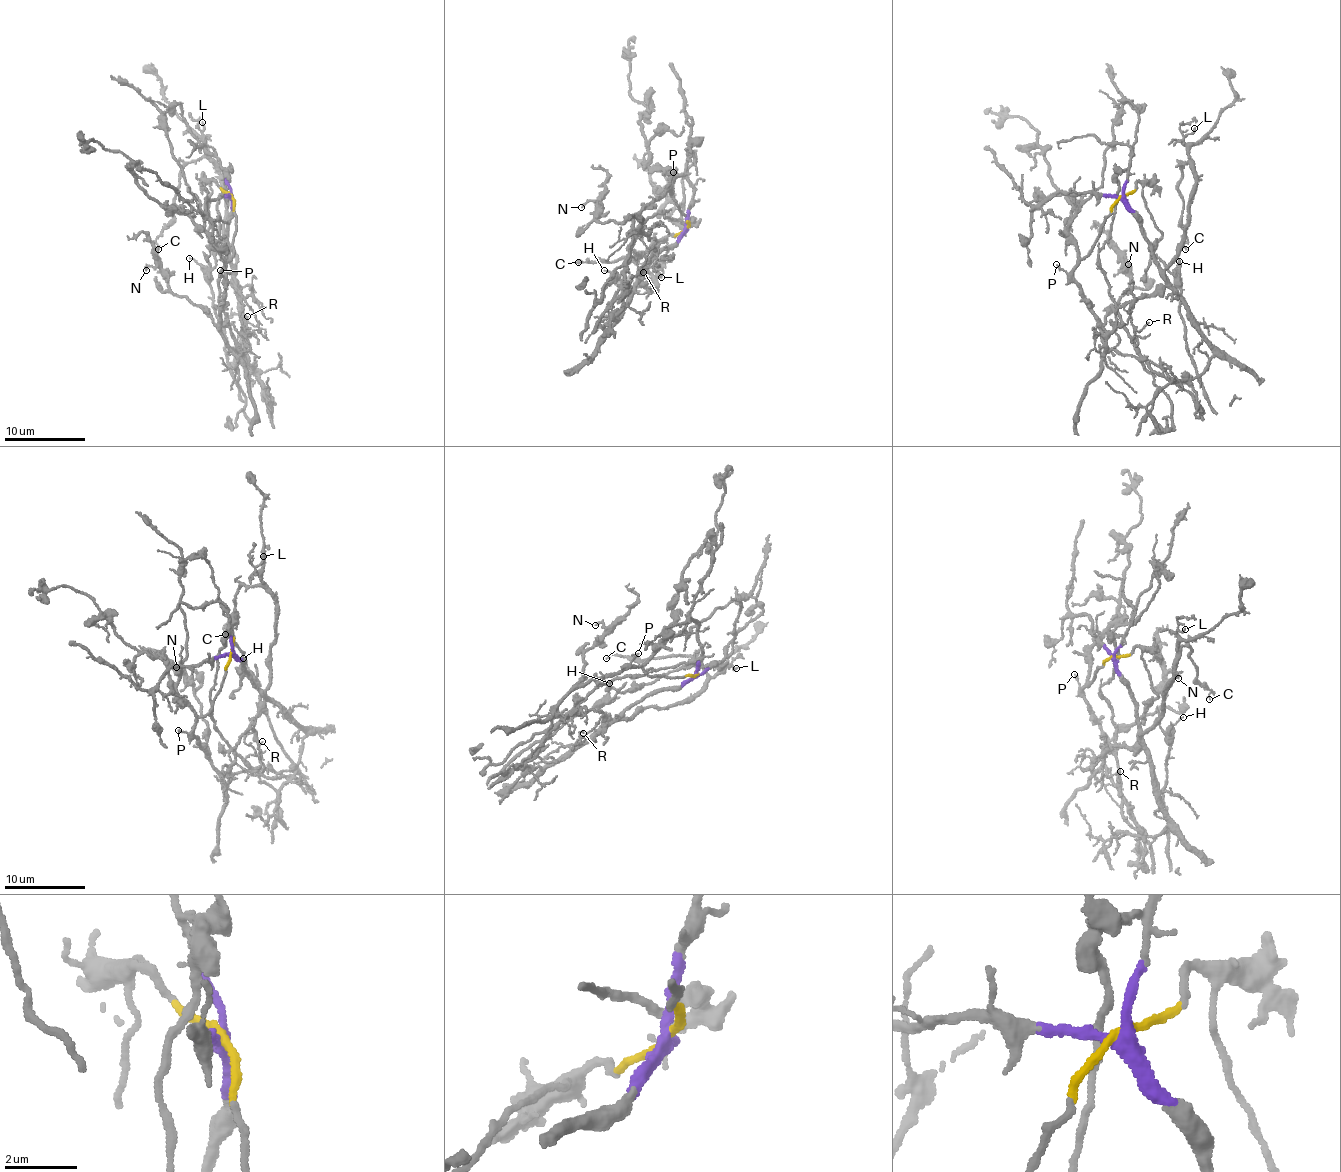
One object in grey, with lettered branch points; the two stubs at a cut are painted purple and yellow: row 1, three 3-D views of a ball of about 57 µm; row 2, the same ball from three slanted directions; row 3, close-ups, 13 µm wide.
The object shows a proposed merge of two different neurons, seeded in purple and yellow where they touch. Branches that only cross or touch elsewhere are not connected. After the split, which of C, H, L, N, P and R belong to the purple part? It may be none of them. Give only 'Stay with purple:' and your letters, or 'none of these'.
Stay with purple: C, L, R

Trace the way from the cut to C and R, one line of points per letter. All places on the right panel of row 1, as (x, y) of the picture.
C: (1121, 197), (1163, 269), (1185, 236), (1196, 176), (1189, 162), (1182, 163), (1178, 187), (1186, 250)
R: (1121, 197), (1139, 223), (1153, 261), (1166, 281), (1124, 307), (1134, 328), (1140, 331), (1149, 323)

